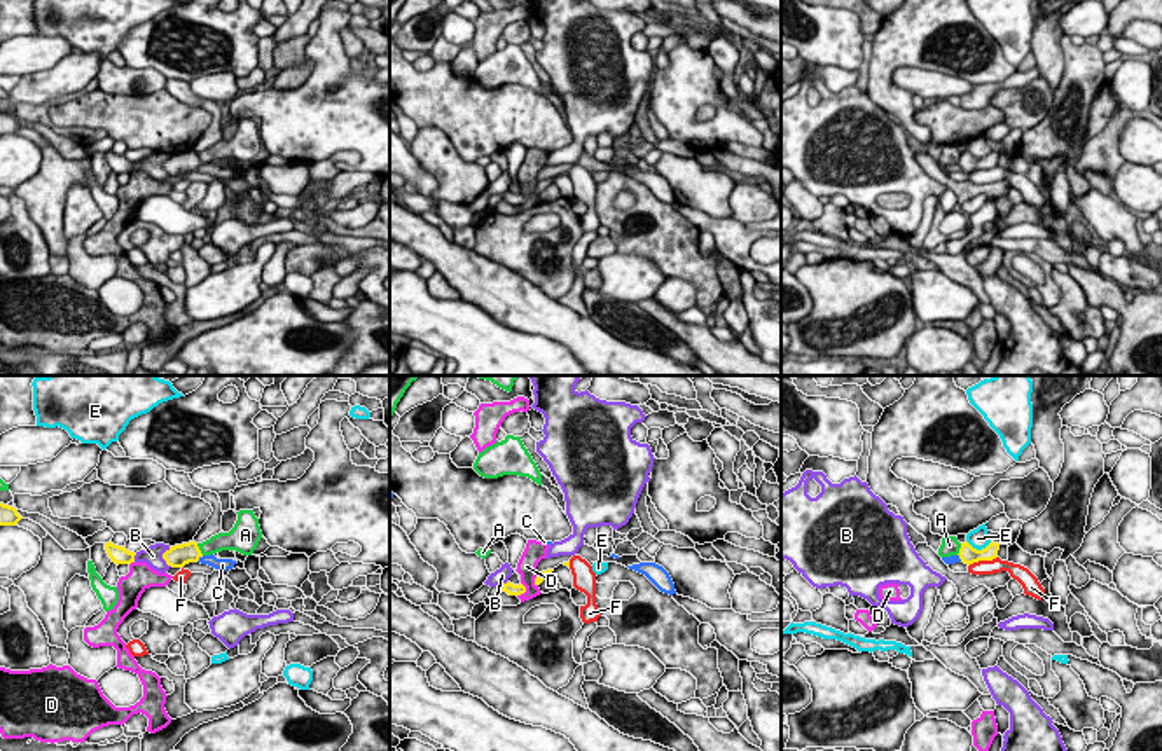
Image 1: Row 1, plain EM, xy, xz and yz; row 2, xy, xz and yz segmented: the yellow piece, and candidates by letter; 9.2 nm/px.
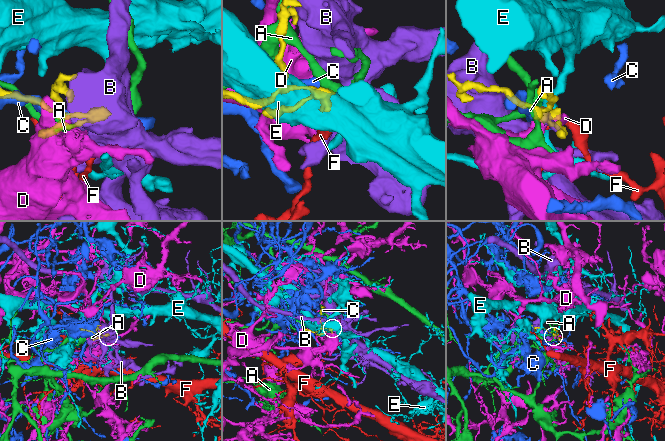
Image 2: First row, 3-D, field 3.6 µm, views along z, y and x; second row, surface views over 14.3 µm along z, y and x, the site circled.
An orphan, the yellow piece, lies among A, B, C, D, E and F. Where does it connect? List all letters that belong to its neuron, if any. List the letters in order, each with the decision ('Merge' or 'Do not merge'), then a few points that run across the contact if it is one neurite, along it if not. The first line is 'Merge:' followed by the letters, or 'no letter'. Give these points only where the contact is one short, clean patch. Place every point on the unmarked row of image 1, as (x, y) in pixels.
Merge: no letter
A: Do not merge. Line: xy (196, 152), (203, 163)
B: Do not merge
C: Do not merge
D: Do not merge
E: Do not merge. Line: yz (967, 149), (977, 158), (984, 158), (991, 151)
F: Do not merge. Line: yz (996, 165), (986, 170), (974, 170), (968, 175)

